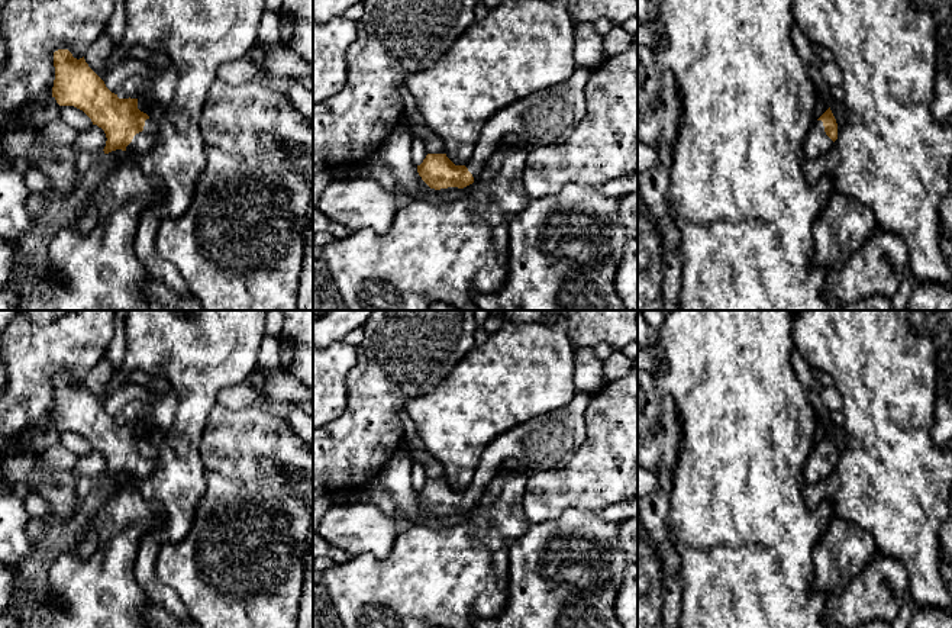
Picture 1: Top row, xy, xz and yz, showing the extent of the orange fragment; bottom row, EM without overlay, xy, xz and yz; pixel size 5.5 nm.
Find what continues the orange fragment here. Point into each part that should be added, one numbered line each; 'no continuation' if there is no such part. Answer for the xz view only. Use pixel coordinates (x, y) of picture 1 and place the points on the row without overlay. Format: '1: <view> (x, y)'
1: xz (547, 443)

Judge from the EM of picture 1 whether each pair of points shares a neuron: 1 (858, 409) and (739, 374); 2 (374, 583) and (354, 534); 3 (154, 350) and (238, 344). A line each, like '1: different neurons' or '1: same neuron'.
1: different neurons
2: different neurons
3: same neuron

